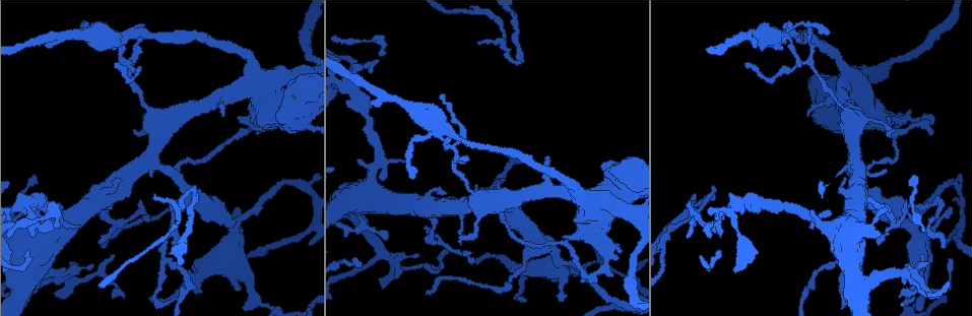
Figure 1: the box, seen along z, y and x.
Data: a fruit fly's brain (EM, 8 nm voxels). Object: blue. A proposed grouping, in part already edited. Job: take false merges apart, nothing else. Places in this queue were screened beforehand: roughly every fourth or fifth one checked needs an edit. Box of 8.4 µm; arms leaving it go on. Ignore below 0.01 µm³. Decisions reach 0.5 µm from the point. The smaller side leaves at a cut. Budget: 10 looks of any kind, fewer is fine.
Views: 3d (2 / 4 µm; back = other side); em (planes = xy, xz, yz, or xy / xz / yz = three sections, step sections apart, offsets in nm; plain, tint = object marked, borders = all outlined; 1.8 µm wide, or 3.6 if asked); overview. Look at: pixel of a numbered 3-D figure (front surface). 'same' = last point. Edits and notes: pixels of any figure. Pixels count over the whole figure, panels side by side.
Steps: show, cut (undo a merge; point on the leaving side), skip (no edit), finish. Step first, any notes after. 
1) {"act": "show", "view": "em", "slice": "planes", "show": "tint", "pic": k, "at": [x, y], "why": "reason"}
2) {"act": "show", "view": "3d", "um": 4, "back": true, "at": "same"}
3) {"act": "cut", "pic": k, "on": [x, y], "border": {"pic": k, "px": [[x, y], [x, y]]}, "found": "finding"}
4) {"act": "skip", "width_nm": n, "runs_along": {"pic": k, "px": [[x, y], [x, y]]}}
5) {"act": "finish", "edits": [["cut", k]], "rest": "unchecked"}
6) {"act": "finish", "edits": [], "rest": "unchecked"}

{"act": "show", "view": "em", "slice": "planes", "show": "tint", "pic": 1, "at": [177, 201], "why": "abrupt turn"}

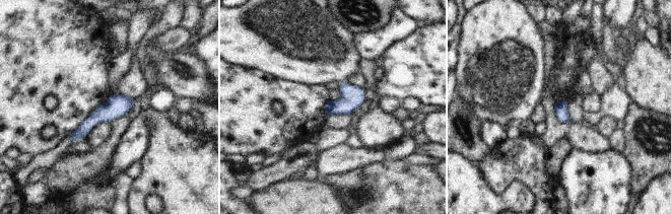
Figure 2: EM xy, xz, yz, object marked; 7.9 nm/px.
{"act": "skip", "width_nm": 110, "found": "all the same neuron"}

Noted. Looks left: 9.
{"act": "show", "view": "em", "um": 3.6, "slice": "planes", "show": "borders", "pic": 1, "at": [479, 196], "why": "arms part here"}

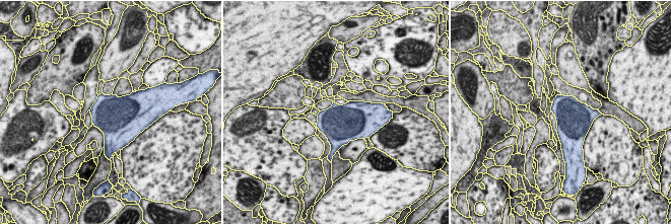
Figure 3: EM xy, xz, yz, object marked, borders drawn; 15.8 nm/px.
{"act": "skip", "found": "one neuron here"}

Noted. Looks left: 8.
{"act": "show", "view": "em", "slice": "planes", "show": "tint", "pic": 1, "at": [928, 121], "why": "sharp bend"}

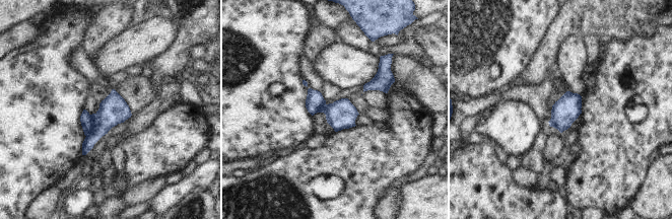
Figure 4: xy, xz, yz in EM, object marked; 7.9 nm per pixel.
{"act": "cut", "pic": 4, "on": [114, 110], "width_nm": 220, "found": "a second neuron is stuck on"}

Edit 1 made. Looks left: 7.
{"act": "show", "view": "em", "um": 3.6, "slice": "xy", "step": 4, "show": "tint", "pic": 1, "at": [850, 258], "why": "calibre changes"}

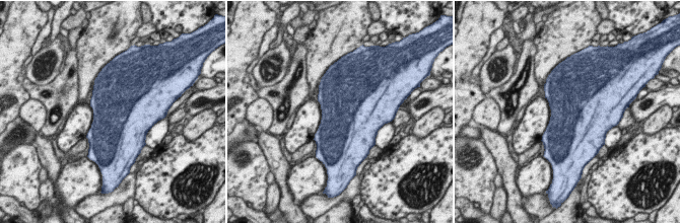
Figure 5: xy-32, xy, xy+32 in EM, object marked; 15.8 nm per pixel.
{"act": "show", "view": "em", "um": 3.6, "slice": "planes", "show": "tint", "at": "same", "why": "cut it another way"}

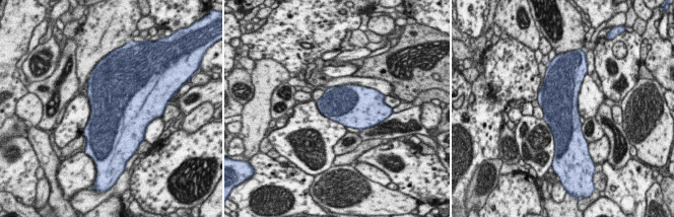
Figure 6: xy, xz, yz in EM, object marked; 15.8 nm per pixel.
{"act": "skip", "found": "continuous, no second neuron"}

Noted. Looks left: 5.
{"act": "finish", "edits": [["cut", 4]], "rest": "unchecked"}

